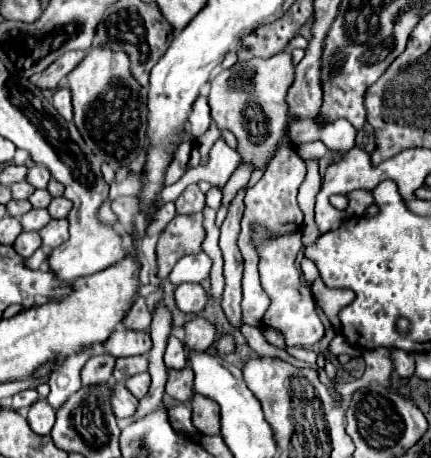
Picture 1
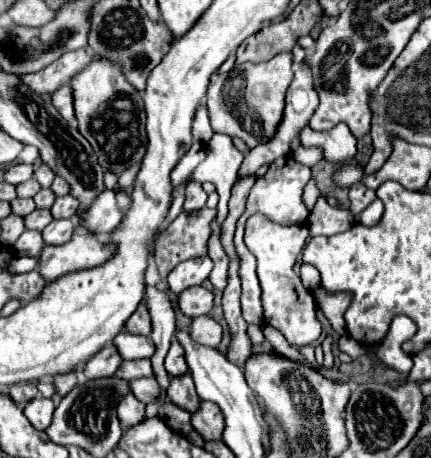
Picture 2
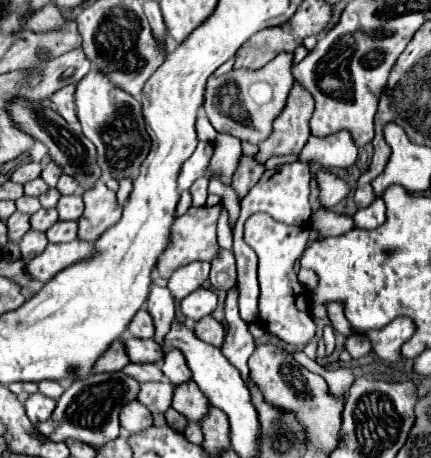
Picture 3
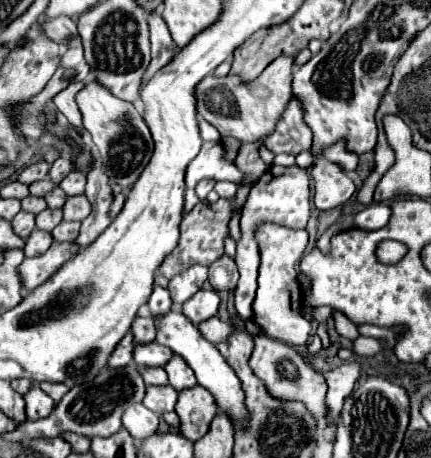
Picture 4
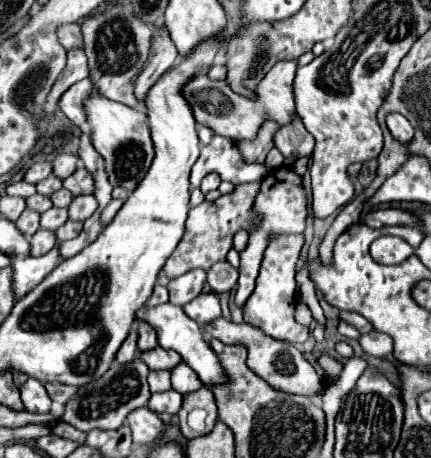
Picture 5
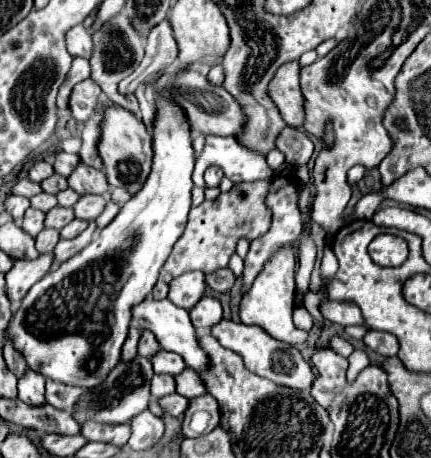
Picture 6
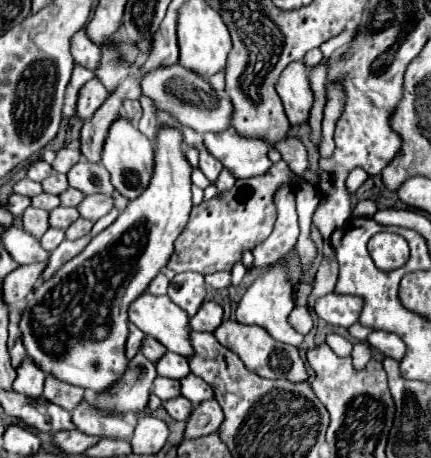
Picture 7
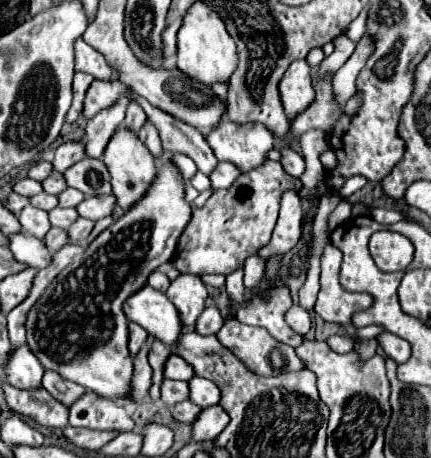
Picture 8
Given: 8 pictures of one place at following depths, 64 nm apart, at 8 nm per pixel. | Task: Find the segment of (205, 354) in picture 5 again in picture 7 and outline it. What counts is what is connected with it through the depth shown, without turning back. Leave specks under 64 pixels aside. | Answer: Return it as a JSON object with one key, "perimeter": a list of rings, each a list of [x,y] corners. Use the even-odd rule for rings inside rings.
{"perimeter":[[[144,292],[144,296],[138,296],[138,300],[130,304],[128,318],[168,350],[186,358],[192,354],[188,340],[188,314],[182,312],[182,308],[178,308],[168,296]]]}

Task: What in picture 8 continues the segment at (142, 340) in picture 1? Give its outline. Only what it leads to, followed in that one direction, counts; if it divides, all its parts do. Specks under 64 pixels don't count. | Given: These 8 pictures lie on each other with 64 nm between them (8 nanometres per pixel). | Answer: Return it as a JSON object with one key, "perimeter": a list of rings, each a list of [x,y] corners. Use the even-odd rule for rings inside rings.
{"perimeter":[[[172,354],[172,356],[168,358],[166,368],[164,368],[164,376],[166,376],[166,378],[172,378],[172,380],[184,380],[184,382],[188,382],[188,380],[192,380],[196,374],[194,374],[194,368],[192,368],[184,358]]]}

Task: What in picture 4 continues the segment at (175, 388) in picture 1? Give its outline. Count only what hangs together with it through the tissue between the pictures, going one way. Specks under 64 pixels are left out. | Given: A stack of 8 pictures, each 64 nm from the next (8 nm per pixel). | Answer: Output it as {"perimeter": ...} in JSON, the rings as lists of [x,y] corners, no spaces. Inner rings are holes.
{"perimeter":[[[196,386],[178,394],[176,414],[180,416],[182,436],[190,442],[196,442],[208,432],[212,418],[218,414],[218,406],[208,390]]]}

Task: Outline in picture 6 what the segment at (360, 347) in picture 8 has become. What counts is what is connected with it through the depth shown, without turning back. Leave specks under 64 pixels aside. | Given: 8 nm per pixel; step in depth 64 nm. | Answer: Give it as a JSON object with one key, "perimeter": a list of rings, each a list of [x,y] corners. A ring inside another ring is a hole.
{"perimeter":[[[354,350],[354,352],[350,354],[350,358],[348,358],[348,360],[350,360],[348,380],[354,380],[354,376],[356,376],[356,374],[360,374],[360,370],[362,370],[364,366],[368,366],[368,364],[370,364],[366,350]]]}

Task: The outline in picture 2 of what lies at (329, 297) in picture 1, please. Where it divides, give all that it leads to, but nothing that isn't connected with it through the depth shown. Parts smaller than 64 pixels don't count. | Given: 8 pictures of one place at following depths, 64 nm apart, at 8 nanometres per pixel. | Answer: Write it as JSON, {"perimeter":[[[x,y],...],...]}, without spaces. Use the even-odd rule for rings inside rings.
{"perimeter":[[[322,288],[314,292],[318,308],[324,312],[324,316],[330,320],[332,328],[342,336],[346,334],[346,322],[344,322],[344,312],[350,306],[352,296],[350,294],[326,294]]]}

